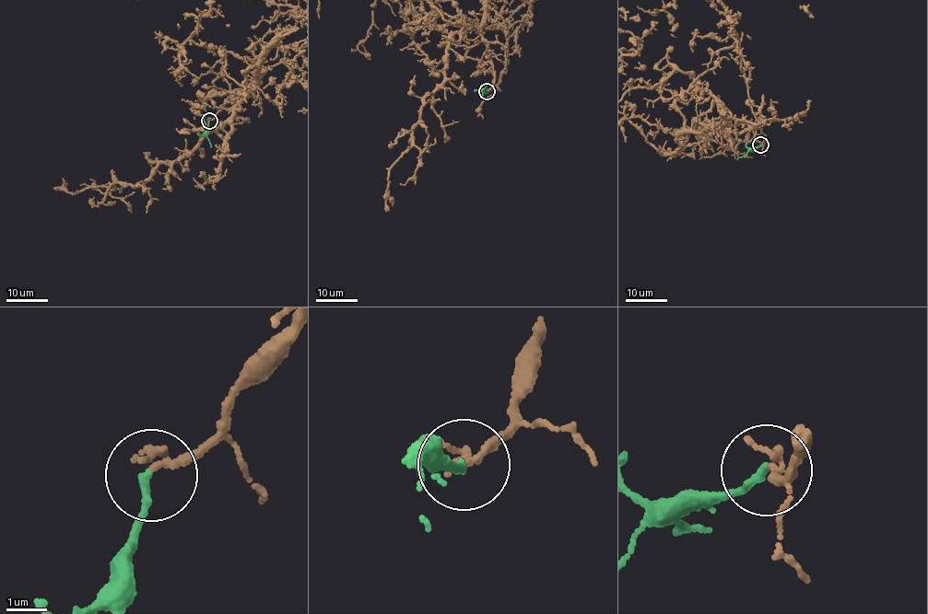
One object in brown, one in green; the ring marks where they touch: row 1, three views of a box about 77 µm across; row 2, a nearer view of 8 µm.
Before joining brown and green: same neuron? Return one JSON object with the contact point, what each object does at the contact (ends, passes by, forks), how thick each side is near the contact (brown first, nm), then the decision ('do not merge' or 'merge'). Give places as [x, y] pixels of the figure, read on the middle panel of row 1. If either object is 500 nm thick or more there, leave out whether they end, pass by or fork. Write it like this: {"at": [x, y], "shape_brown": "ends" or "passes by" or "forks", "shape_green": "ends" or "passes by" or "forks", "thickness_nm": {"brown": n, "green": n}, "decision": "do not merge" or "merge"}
{"at": [487, 91], "shape_brown": "forks", "shape_green": "ends", "thickness_nm": {"brown": 130, "green": 190}, "decision": "merge"}

